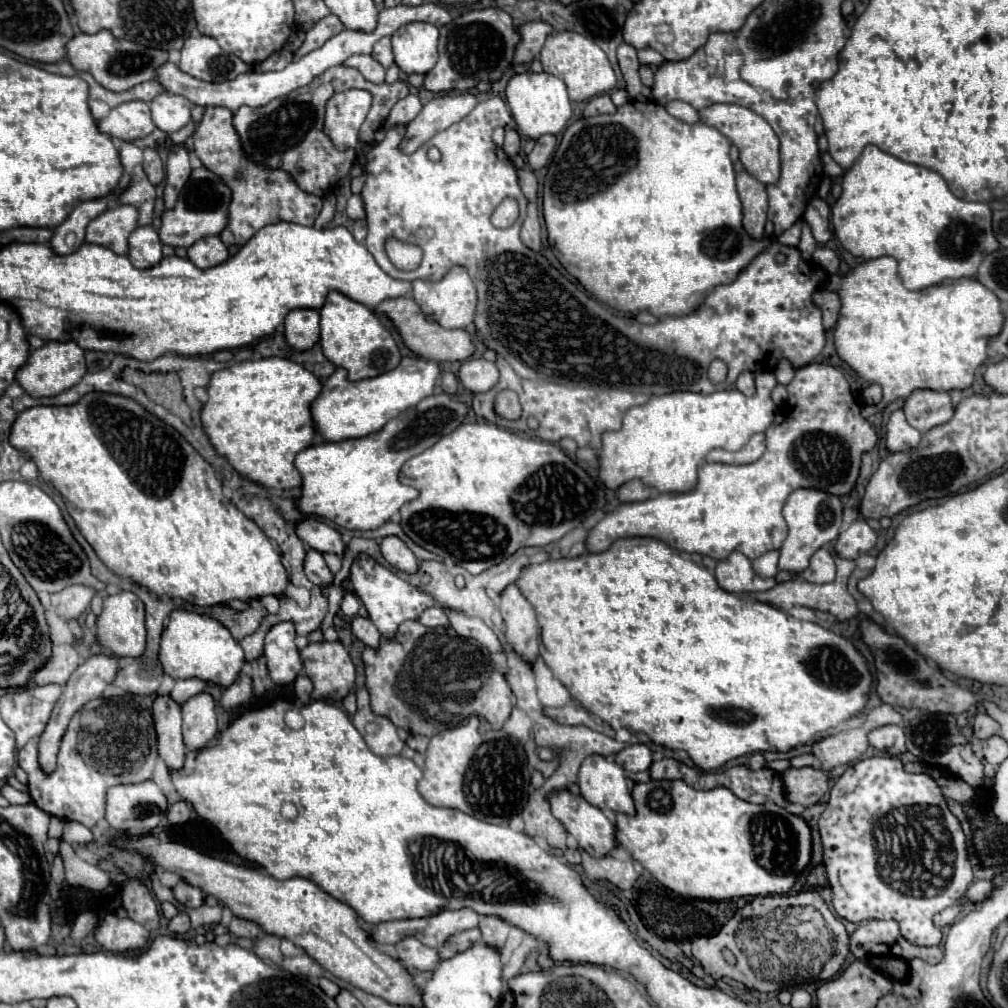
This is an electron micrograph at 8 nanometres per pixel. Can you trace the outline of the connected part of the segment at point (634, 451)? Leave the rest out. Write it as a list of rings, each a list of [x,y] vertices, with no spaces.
[[[758,373],[756,375],[756,393],[746,397],[744,393],[736,389],[728,391],[716,391],[710,395],[702,393],[690,393],[690,391],[678,391],[668,395],[656,395],[650,397],[648,403],[640,407],[632,407],[624,415],[624,425],[620,431],[604,433],[602,435],[602,451],[600,451],[600,479],[608,489],[618,489],[626,481],[640,479],[646,485],[658,489],[660,493],[684,493],[690,491],[698,477],[698,467],[704,461],[704,457],[712,449],[726,449],[726,451],[738,451],[754,433],[762,433],[768,429],[768,425],[774,421],[776,405],[772,401],[772,389],[776,387],[776,379],[772,373]]]

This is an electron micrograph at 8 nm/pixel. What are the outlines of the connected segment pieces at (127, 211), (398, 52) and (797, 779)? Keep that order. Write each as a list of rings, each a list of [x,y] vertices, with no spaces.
[[[120,203],[98,215],[86,229],[86,243],[106,245],[114,253],[128,253],[128,237],[138,225],[138,209]]]
[[[408,23],[392,35],[394,63],[406,73],[428,73],[438,59],[438,27]]]
[[[792,767],[784,775],[786,799],[804,807],[816,805],[828,793],[828,777],[822,769],[814,767]]]

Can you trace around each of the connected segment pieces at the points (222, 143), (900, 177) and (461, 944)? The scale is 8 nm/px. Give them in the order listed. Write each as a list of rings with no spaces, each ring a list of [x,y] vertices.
[[[206,107],[204,109],[204,117],[194,131],[194,151],[202,159],[204,167],[220,175],[222,181],[232,189],[230,223],[220,233],[220,239],[228,247],[244,245],[246,241],[250,241],[250,237],[254,237],[254,233],[258,233],[258,229],[278,223],[278,221],[314,225],[322,209],[322,199],[298,189],[298,185],[286,171],[280,171],[280,169],[270,171],[262,165],[248,163],[242,153],[238,133],[232,125],[230,109],[226,107]]]
[[[868,145],[856,163],[844,173],[842,195],[832,207],[832,225],[842,247],[854,257],[894,257],[898,261],[902,285],[912,291],[938,285],[944,279],[974,277],[982,259],[1000,247],[992,233],[992,209],[988,203],[970,203],[958,199],[938,173],[920,165],[904,163],[874,145]]]
[[[468,929],[468,931],[456,933],[456,935],[452,935],[452,937],[442,945],[442,949],[438,951],[438,955],[440,955],[440,959],[450,959],[450,957],[454,957],[456,953],[468,949],[470,945],[474,945],[474,943],[480,941],[480,939],[482,939],[480,929]]]

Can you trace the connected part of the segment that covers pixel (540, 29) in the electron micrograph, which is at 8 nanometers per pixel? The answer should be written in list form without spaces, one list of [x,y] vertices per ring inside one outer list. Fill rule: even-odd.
[[[530,21],[526,25],[522,25],[518,29],[518,33],[522,35],[522,41],[516,47],[516,55],[514,55],[514,63],[530,63],[532,59],[538,57],[546,37],[552,33],[552,25],[548,25],[546,21]]]

